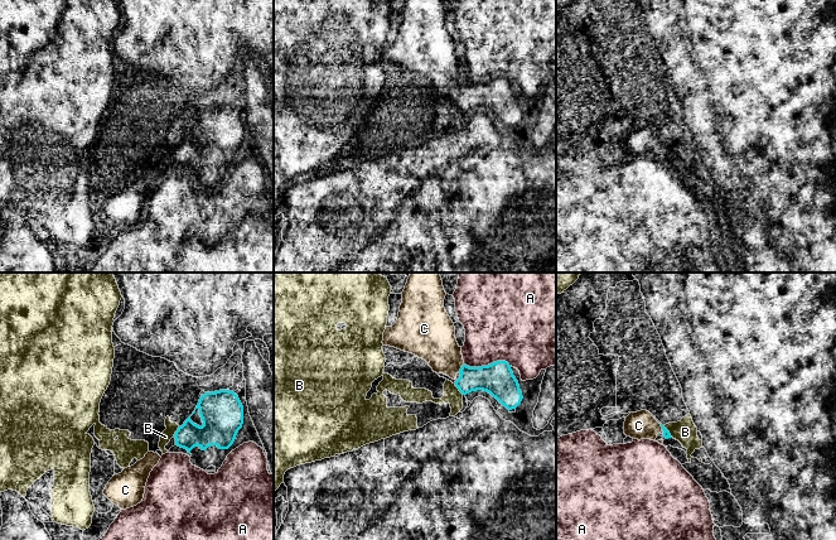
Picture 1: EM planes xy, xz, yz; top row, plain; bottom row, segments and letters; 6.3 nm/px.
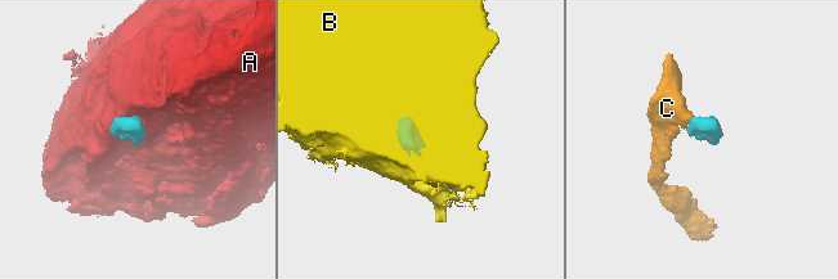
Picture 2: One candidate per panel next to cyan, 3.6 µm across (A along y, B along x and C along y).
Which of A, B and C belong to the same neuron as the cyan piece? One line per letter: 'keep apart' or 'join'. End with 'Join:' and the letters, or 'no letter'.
A: keep apart
B: keep apart
C: join
Join: C

